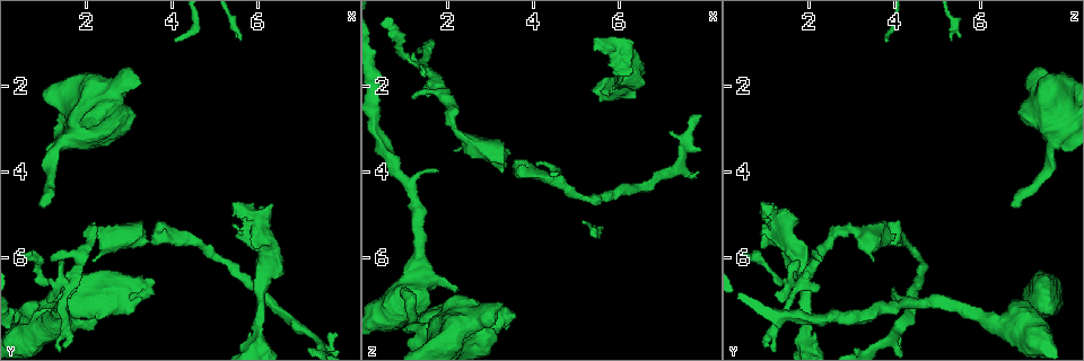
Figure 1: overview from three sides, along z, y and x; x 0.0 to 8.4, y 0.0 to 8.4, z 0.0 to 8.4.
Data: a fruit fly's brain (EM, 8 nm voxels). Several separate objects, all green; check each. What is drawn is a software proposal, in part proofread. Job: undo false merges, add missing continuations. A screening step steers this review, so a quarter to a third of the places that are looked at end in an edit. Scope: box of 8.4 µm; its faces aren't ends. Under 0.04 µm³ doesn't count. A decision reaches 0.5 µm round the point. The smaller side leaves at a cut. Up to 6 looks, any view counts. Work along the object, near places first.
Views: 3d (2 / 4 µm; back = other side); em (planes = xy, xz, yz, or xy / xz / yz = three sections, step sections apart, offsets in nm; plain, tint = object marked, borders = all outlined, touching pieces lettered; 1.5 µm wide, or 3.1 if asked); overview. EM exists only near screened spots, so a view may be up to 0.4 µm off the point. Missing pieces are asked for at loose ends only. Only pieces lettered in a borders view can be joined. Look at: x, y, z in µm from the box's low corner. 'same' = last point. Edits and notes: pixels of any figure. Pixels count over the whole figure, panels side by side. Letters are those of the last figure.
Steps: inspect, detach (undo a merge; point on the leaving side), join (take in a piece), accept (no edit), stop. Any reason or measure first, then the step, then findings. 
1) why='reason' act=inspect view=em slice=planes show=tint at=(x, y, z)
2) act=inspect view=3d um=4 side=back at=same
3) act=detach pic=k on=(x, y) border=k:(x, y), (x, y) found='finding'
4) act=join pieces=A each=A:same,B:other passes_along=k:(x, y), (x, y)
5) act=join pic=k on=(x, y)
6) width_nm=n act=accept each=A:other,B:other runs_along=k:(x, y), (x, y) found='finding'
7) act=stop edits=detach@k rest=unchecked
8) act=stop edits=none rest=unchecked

why='branch stops here' act=inspect view=em slice=planes show=borders at=(5.40, 5.20, 1.00)

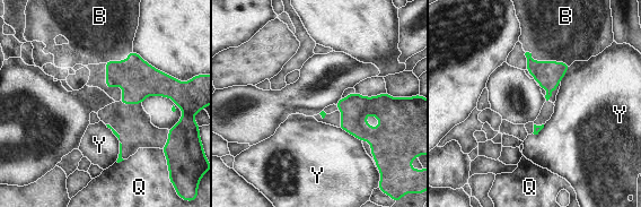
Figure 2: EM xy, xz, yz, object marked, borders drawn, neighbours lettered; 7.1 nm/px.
act=join pieces=B each=B:same,Q:other,Y:other passes_along=2:(549, 74), (546, 61), (555, 27) found='it goes on there'

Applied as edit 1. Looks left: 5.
why='branch stops here' act=inspect view=em slice=xz step=4 show=borders at=(1.20, 6.10, 2.30)

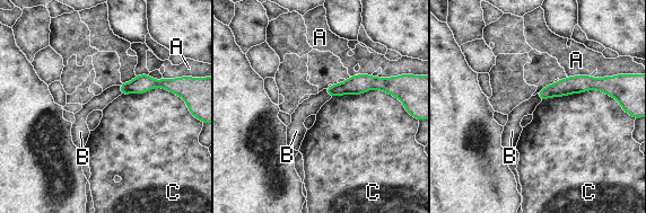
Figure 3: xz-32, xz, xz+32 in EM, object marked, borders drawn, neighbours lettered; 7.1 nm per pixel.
act=accept each=A:other,B:other,C:other found='none of them fits'

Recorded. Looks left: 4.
why='free end' act=inspect view=em slice=planes show=tint at=(1.70, 6.70, 3.90)

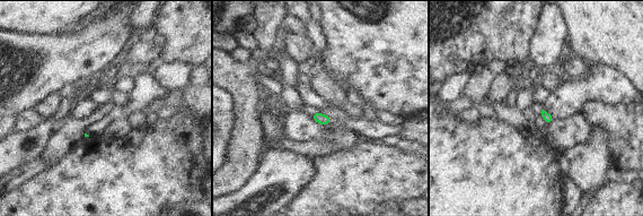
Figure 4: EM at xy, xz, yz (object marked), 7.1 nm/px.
why='what lies round it' act=inspect view=em slice=planes show=borders at=same

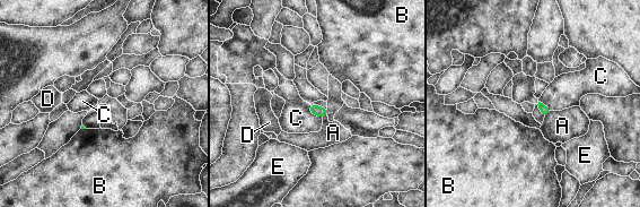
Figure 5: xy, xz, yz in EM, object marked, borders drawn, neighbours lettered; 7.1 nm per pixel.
act=accept each=A:other,B:other,C:other,D:other,E:other border=5:(308, 104), (308, 109), (322, 118) found='no lettered piece goes on from it'

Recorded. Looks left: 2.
act=stop edits=join@2 rest=unchecked

